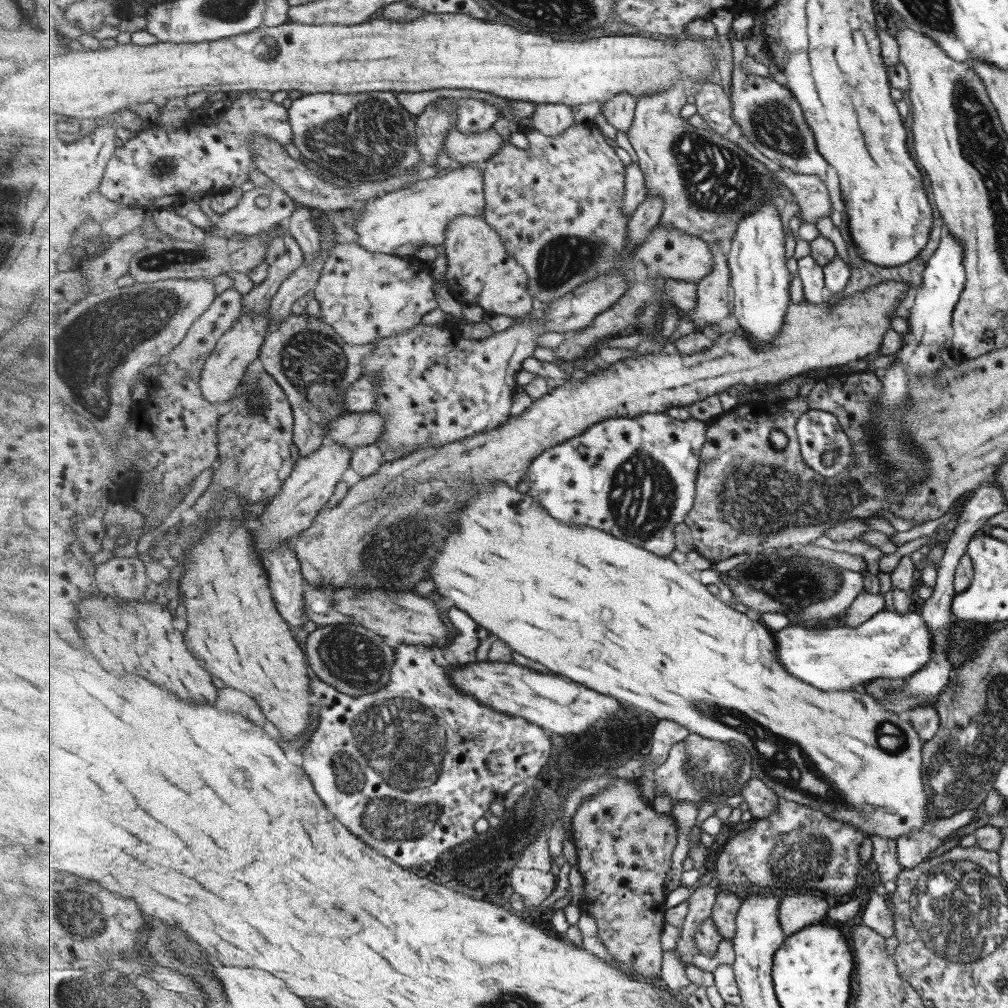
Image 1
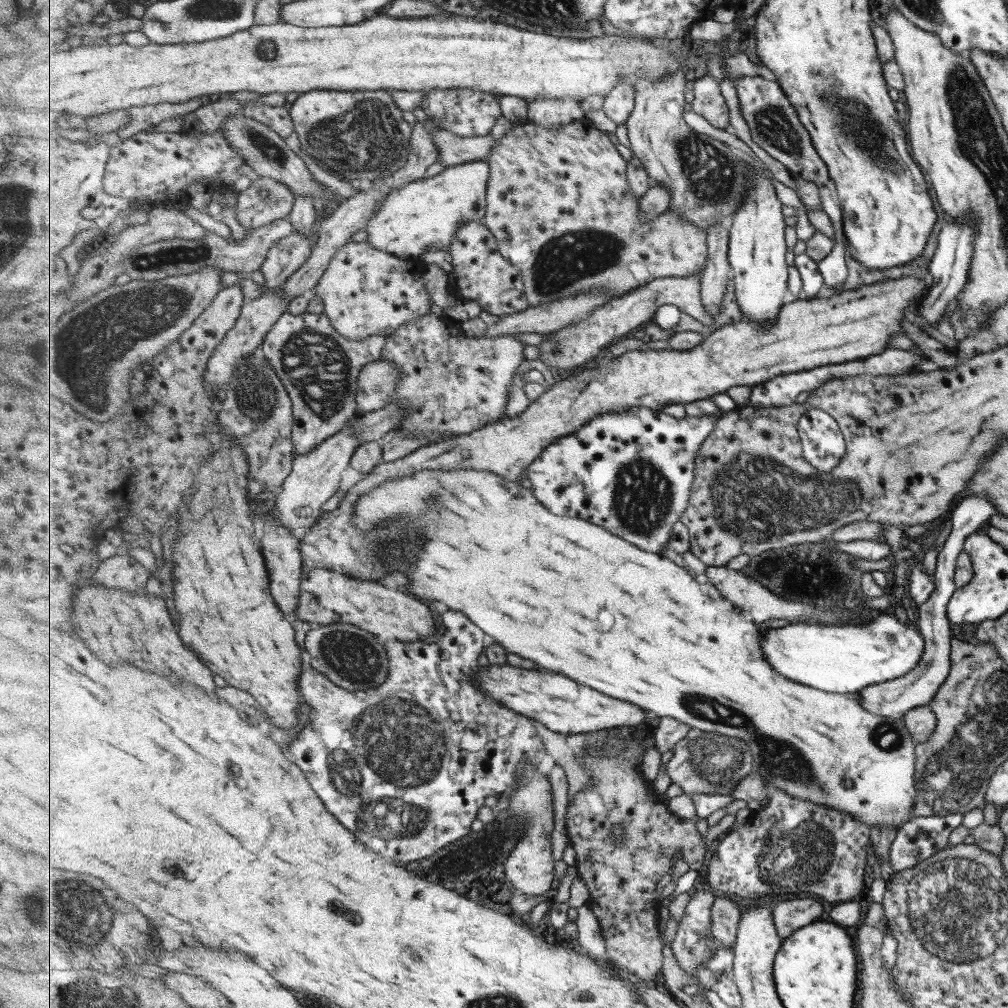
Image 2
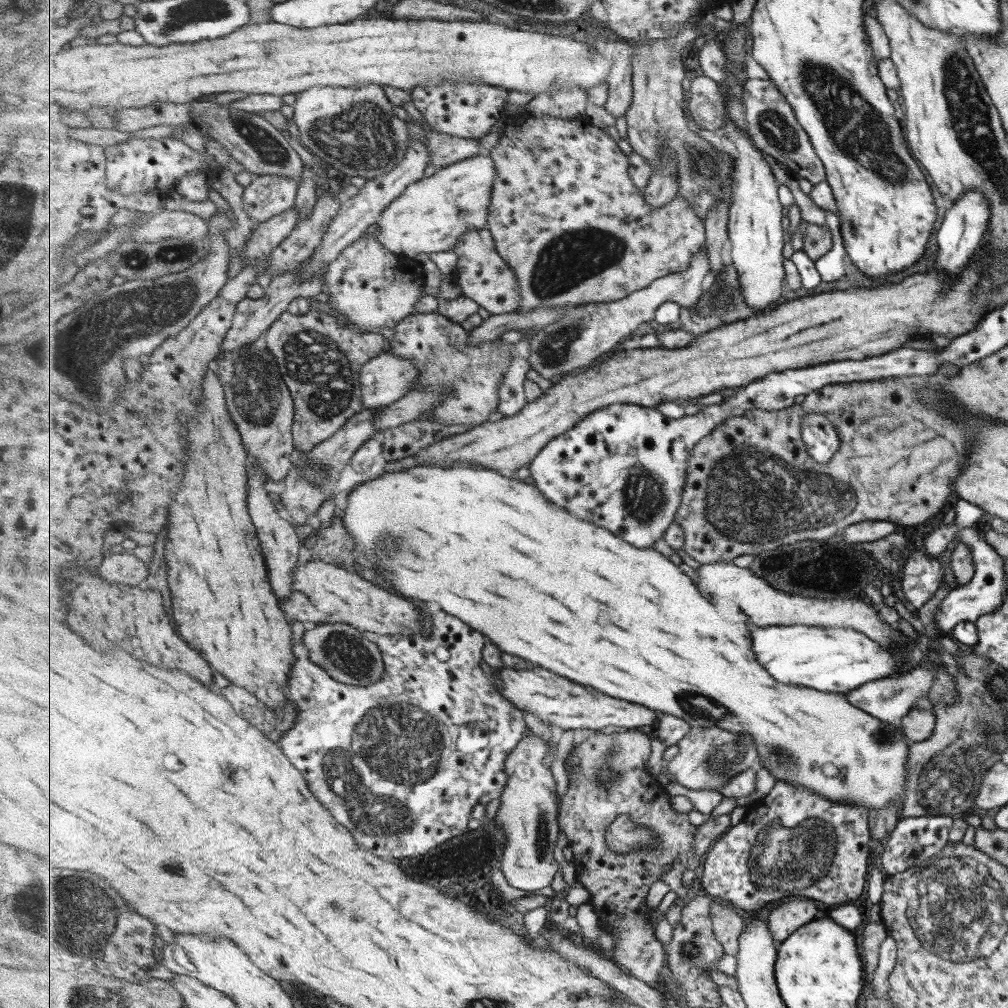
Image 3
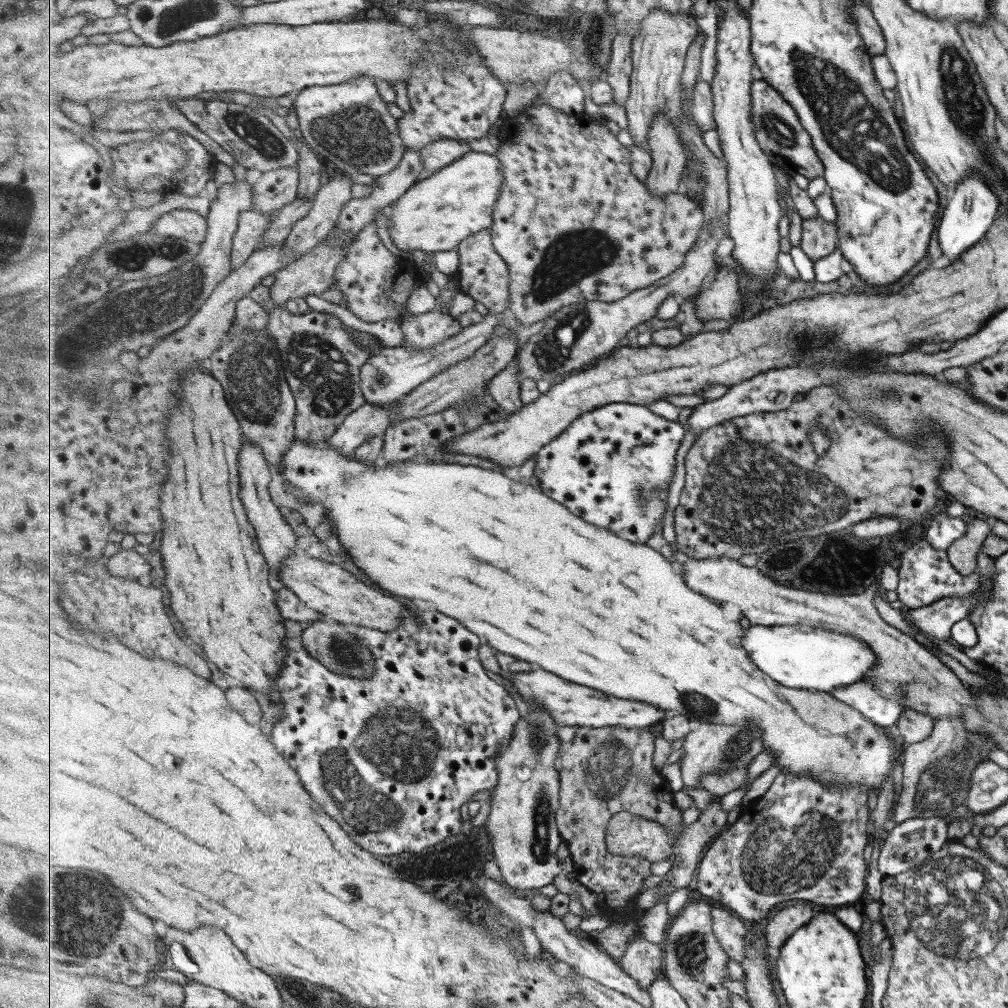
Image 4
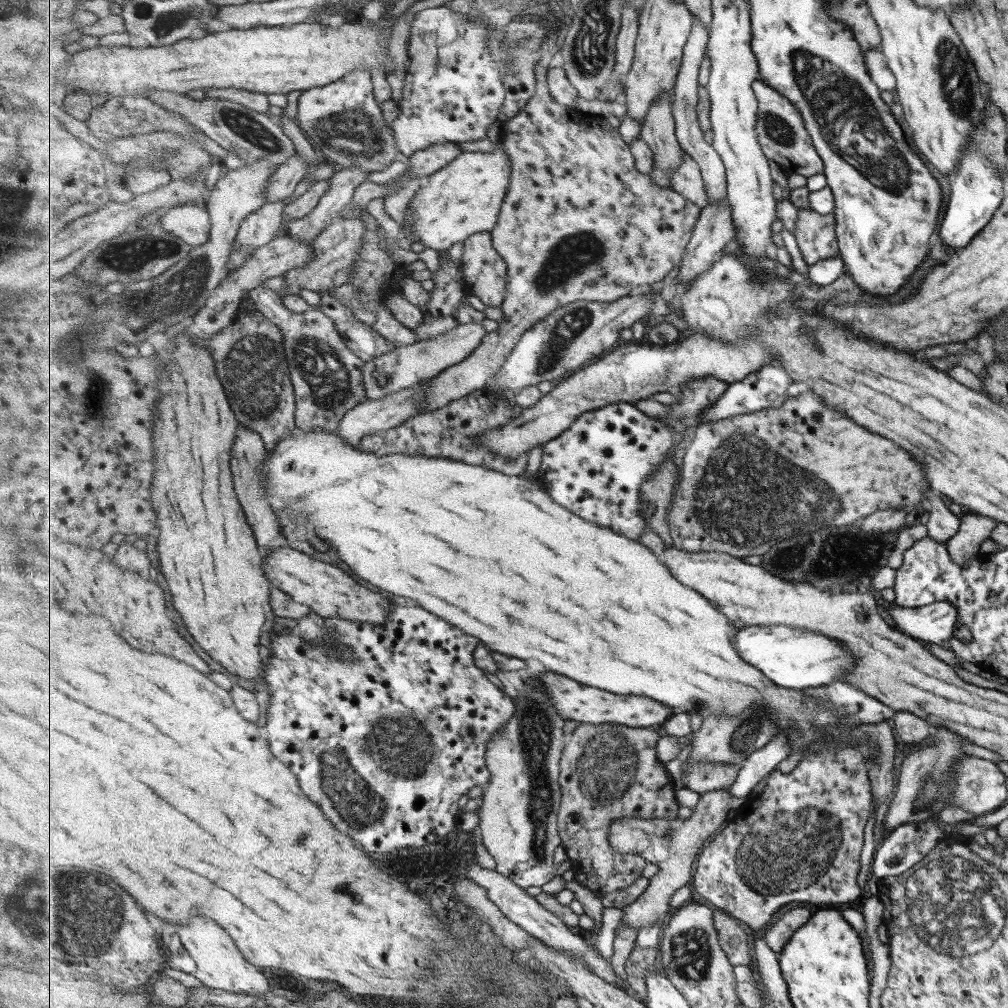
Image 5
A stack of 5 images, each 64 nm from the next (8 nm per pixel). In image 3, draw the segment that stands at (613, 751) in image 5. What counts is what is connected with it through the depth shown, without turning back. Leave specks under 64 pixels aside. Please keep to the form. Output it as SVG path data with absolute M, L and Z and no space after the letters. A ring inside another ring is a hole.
M621 730L619 732L593 732L587 731L588 738L580 746L571 752L567 763L571 768L568 775L567 790L561 798L558 815L560 829L566 834L573 852L573 864L577 874L577 880L584 884L592 897L589 900L600 916L600 926L611 932L615 939L615 949L610 957L623 967L631 976L637 977L655 985L659 972L668 964L665 946L655 936L653 926L645 920L649 918L649 911L654 906L648 904L648 893L656 885L659 885L661 876L665 876L673 864L673 858L678 854L686 854L688 869L700 868L705 856L693 853L697 827L687 819L687 814L681 814L674 809L671 797L667 796L665 786L661 786L650 772L650 760L652 754L652 739L654 735L646 734L640 730ZM629 814L633 822L651 828L660 837L658 848L643 848L619 853L610 849L607 844L607 830L610 824L617 820L618 816Z

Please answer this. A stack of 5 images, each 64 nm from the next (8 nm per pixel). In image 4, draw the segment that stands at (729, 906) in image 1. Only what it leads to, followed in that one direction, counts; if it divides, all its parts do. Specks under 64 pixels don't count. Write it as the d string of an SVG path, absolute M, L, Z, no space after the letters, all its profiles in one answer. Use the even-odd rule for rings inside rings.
M713 905L714 932L719 942L730 955L731 959L743 962L747 955L747 926L741 917L734 914L733 910L720 905Z

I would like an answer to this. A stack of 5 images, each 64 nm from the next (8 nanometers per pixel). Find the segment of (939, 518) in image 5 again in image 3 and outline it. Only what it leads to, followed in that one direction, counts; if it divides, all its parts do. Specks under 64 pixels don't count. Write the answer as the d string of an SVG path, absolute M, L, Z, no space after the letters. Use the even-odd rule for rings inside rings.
M939 520L937 526L933 528L924 540L925 552L929 556L936 556L945 550L947 543L951 539L958 540L969 546L971 550L971 560L973 561L973 574L964 585L959 585L951 589L951 592L941 600L940 608L934 617L934 624L938 625L938 630L942 634L949 636L951 630L961 622L975 623L983 614L990 614L992 611L999 611L1000 605L1003 605L1003 596L1005 596L1005 586L1007 581L1003 580L1003 557L995 553L991 545L983 537L979 537L975 528L959 528L955 522L944 525Z

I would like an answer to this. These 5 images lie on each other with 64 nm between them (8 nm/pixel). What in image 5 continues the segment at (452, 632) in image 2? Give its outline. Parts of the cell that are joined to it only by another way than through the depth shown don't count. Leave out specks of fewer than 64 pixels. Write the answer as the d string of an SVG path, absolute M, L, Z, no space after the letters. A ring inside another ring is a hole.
M391 602L391 604L392 614L390 615L390 621L384 626L378 626L369 622L352 622L346 619L325 619L326 626L328 630L330 630L330 638L326 639L323 643L309 643L302 638L299 632L295 633L295 630L299 630L298 628L294 628L293 632L290 632L289 628L287 628L282 634L274 637L274 654L271 656L269 666L266 668L265 684L267 685L267 689L269 689L266 690L269 692L269 706L267 707L267 722L264 730L271 740L271 751L286 763L295 774L298 774L299 785L302 786L303 793L305 793L311 801L315 802L315 804L322 807L323 813L327 815L327 818L331 819L331 823L333 823L337 829L341 829L341 832L348 834L356 842L359 842L358 845L367 853L395 852L395 850L403 850L403 848L423 848L423 846L435 842L438 838L445 838L451 834L455 834L457 832L457 826L459 826L459 820L461 820L461 818L459 818L460 810L457 802L459 802L465 794L469 794L473 788L477 788L477 786L485 788L490 784L491 771L489 767L487 767L488 746L492 742L495 734L499 734L499 730L503 730L503 728L509 724L511 718L515 716L515 713L518 712L517 705L513 702L513 698L507 696L505 690L497 688L497 686L485 676L485 672L479 668L478 662L475 661L475 652L480 647L479 642L481 642L479 638L463 632L461 628L446 622L443 618L432 614L429 610L425 610L422 607L413 608L413 606L401 606L401 604L394 602ZM340 646L346 646L346 648L350 648L350 650L355 653L355 662L351 662L351 660L347 660L347 662L339 660L337 649L340 648Z

